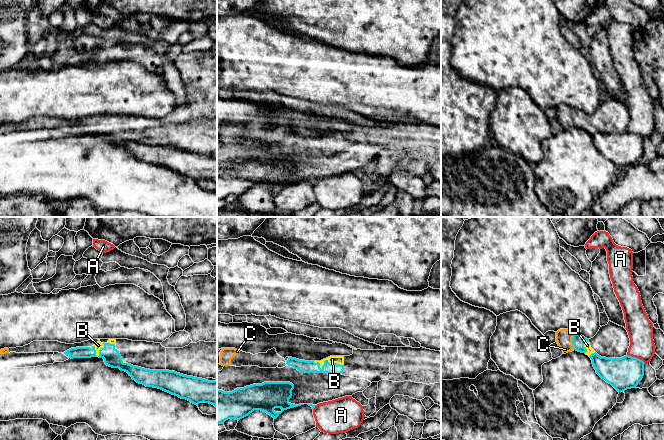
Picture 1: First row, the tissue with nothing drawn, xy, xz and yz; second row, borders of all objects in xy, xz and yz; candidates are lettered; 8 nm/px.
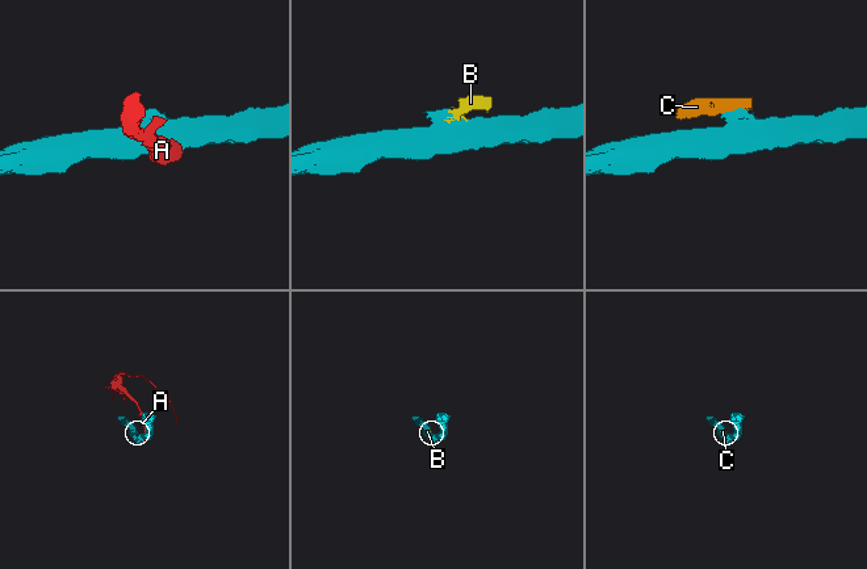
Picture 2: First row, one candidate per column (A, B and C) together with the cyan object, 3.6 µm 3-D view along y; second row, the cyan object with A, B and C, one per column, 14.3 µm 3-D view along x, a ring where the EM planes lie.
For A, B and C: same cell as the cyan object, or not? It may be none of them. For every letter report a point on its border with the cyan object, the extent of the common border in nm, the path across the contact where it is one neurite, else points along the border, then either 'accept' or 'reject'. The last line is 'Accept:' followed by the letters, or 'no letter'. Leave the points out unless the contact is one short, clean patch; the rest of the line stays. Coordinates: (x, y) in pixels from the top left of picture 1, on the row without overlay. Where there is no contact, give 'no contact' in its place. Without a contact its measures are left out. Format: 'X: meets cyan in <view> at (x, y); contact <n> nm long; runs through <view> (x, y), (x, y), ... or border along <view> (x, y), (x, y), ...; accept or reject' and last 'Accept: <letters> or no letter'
A: meets cyan in yz at (635, 133); contact 160 nm long; reject
B: meets cyan in xz at (327, 136); contact 260 nm long; border along xz (313, 137), (321, 142), (325, 136), (343, 141); reject
C: meets cyan in yz at (572, 117); contact 140 nm long; border along yz (574, 109), (572, 113), (573, 125); reject
Accept: no letter

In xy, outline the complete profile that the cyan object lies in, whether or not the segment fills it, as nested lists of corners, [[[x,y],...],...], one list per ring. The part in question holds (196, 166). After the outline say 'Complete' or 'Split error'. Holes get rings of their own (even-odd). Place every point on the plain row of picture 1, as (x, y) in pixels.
[[[103,119],[104,123],[99,126],[99,134],[103,134],[107,142],[119,144],[121,147],[127,148],[133,156],[146,163],[161,165],[181,175],[186,175],[191,179],[198,181],[199,179],[209,179],[217,184],[217,157],[208,157],[206,155],[187,152],[175,147],[169,146],[150,146],[124,139],[119,127],[115,124],[115,120]]]. Complete

